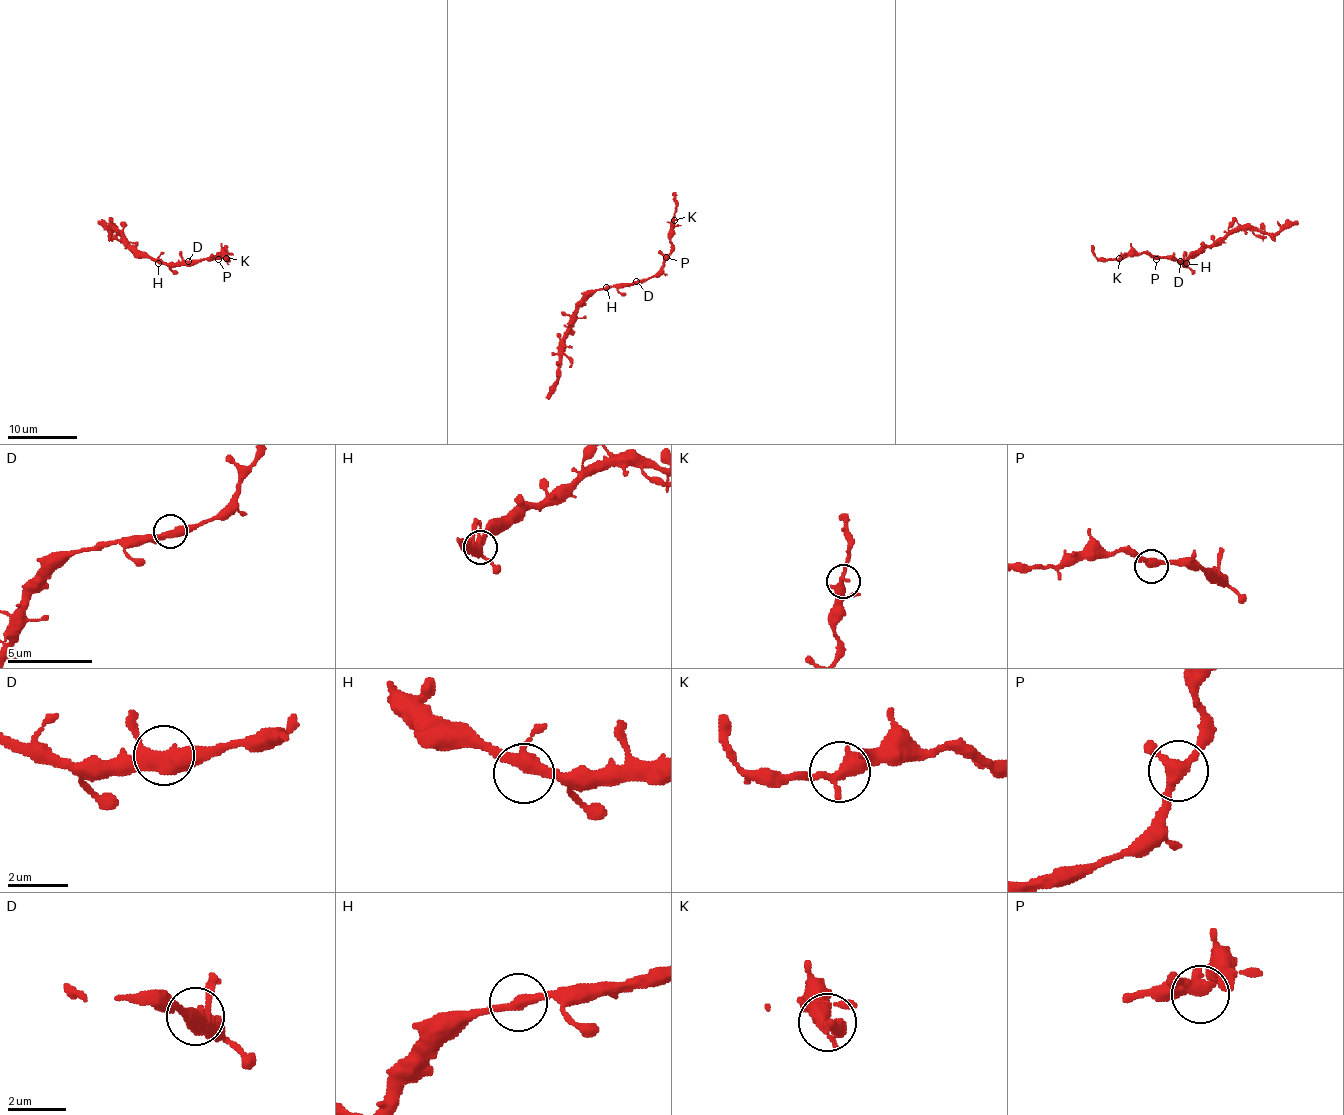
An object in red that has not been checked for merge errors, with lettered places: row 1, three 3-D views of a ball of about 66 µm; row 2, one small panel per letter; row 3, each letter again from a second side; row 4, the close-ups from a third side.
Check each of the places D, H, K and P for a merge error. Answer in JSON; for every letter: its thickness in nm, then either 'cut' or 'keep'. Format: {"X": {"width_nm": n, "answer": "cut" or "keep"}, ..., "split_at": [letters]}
{"D": {"width_nm": 400, "answer": "keep"}, "H": {"width_nm": 300, "answer": "keep"}, "K": {"width_nm": 360, "answer": "keep"}, "P": {"width_nm": 320, "answer": "keep"}, "split_at": []}

